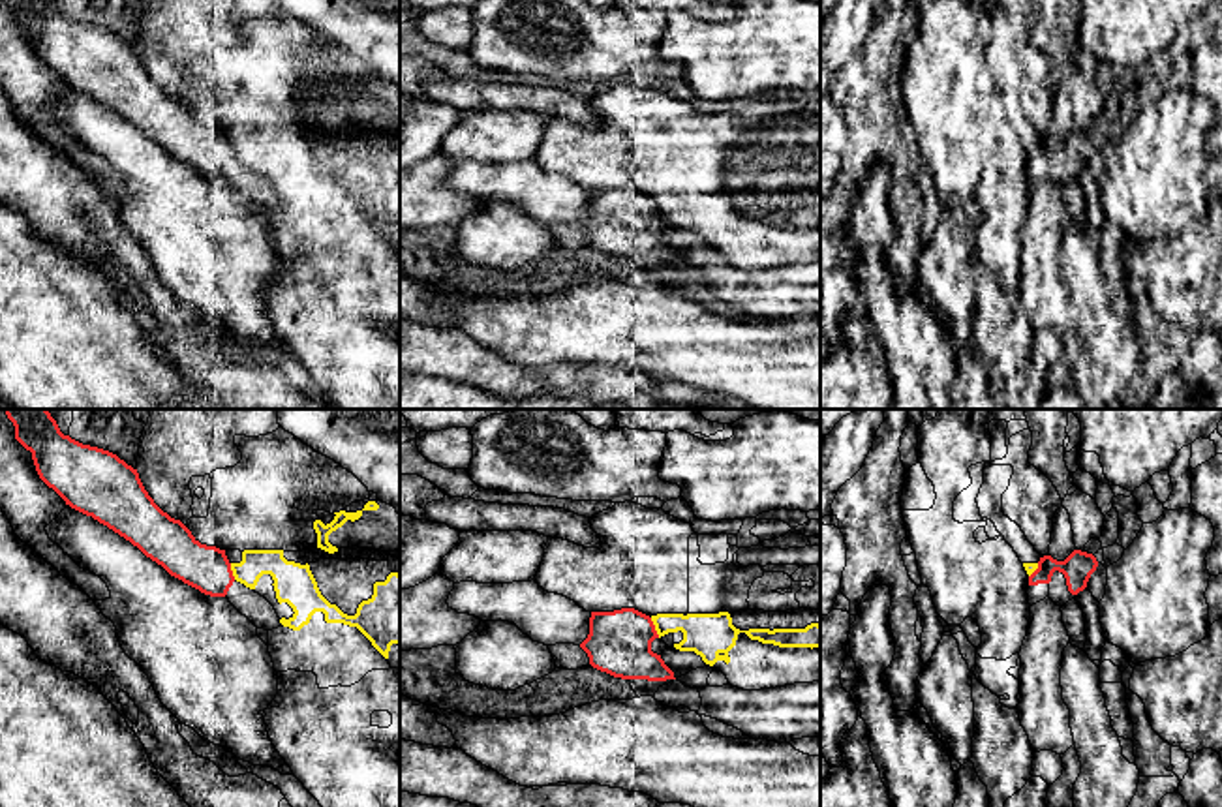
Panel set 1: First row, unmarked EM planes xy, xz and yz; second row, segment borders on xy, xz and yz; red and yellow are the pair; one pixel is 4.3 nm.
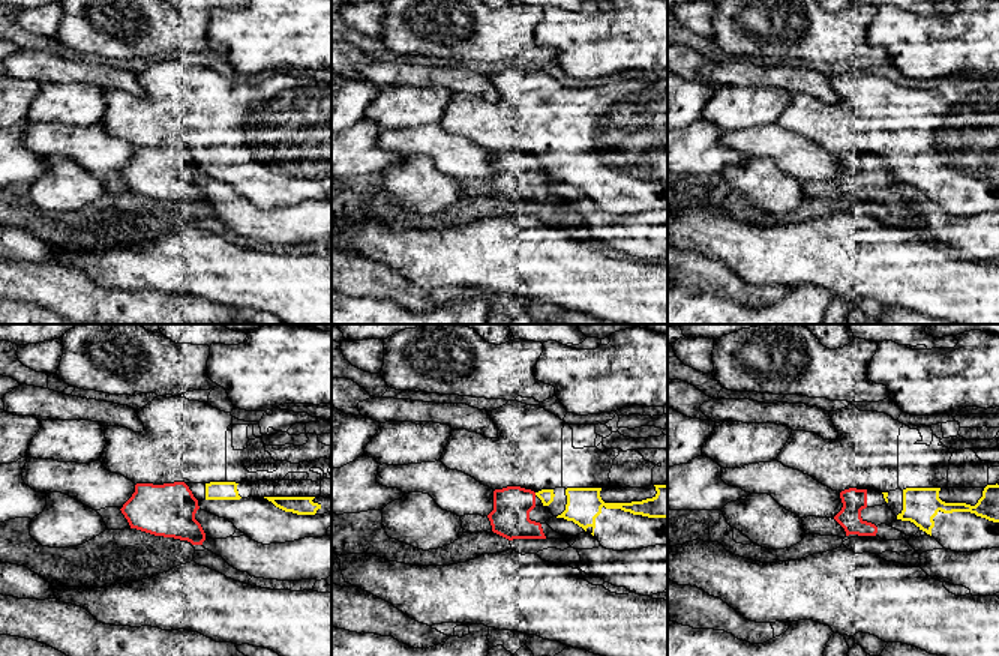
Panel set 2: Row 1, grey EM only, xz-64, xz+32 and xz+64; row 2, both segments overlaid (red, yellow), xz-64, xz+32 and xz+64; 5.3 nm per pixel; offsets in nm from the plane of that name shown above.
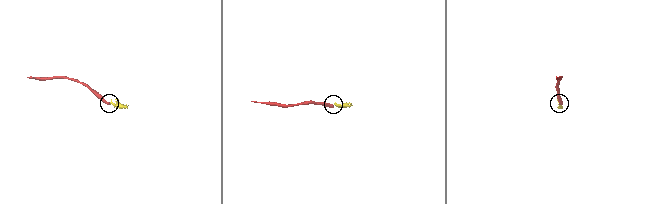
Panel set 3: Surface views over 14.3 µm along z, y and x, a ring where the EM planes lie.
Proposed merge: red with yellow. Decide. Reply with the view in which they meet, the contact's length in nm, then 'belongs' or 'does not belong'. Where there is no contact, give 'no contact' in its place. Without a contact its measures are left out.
contact in xz; length 100 nm; does not belong

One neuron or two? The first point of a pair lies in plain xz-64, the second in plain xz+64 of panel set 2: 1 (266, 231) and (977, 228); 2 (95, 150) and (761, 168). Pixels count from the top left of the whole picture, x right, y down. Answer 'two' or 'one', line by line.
1: one
2: two

